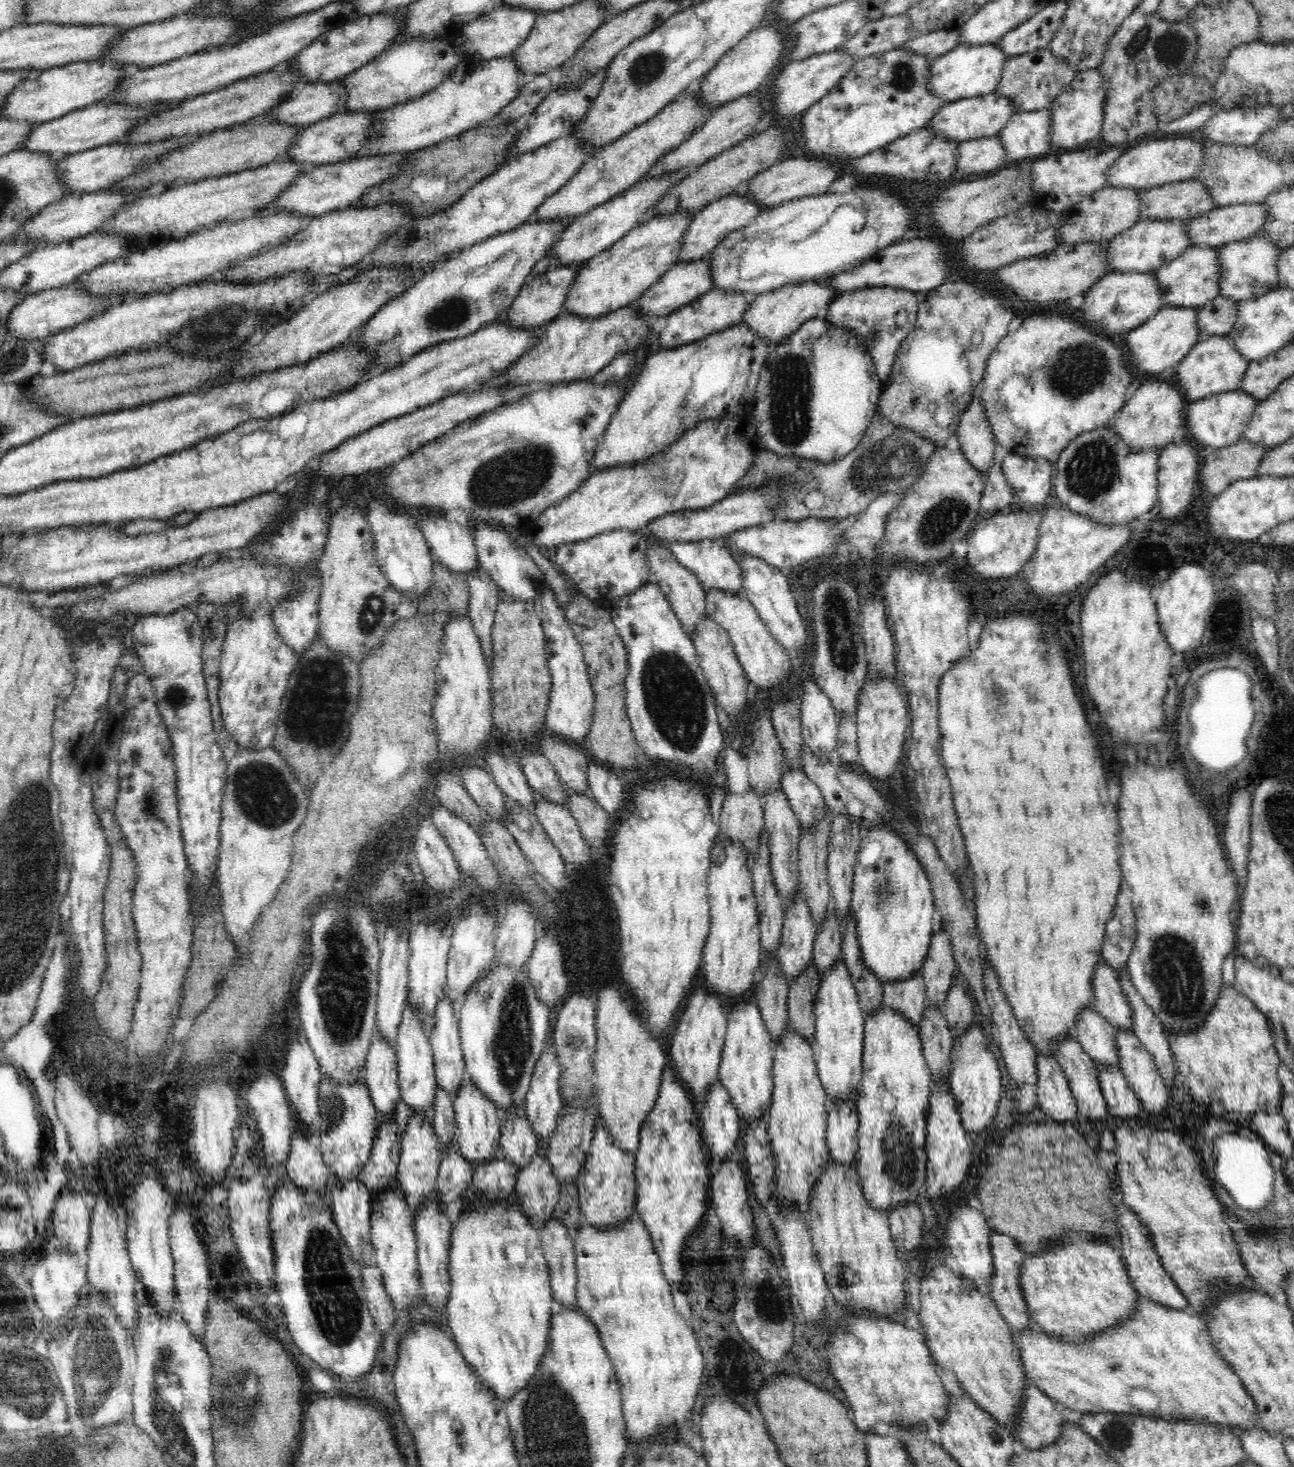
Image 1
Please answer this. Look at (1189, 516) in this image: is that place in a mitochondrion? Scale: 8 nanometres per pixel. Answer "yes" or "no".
no

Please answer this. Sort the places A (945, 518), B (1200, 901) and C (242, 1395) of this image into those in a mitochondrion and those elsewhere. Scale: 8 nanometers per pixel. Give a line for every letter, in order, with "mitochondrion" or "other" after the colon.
A: mitochondrion
B: mitochondrion
C: mitochondrion

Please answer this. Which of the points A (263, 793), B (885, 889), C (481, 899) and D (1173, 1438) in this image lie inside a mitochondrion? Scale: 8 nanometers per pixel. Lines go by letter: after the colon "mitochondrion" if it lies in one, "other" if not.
A: mitochondrion
B: mitochondrion
C: other
D: other

